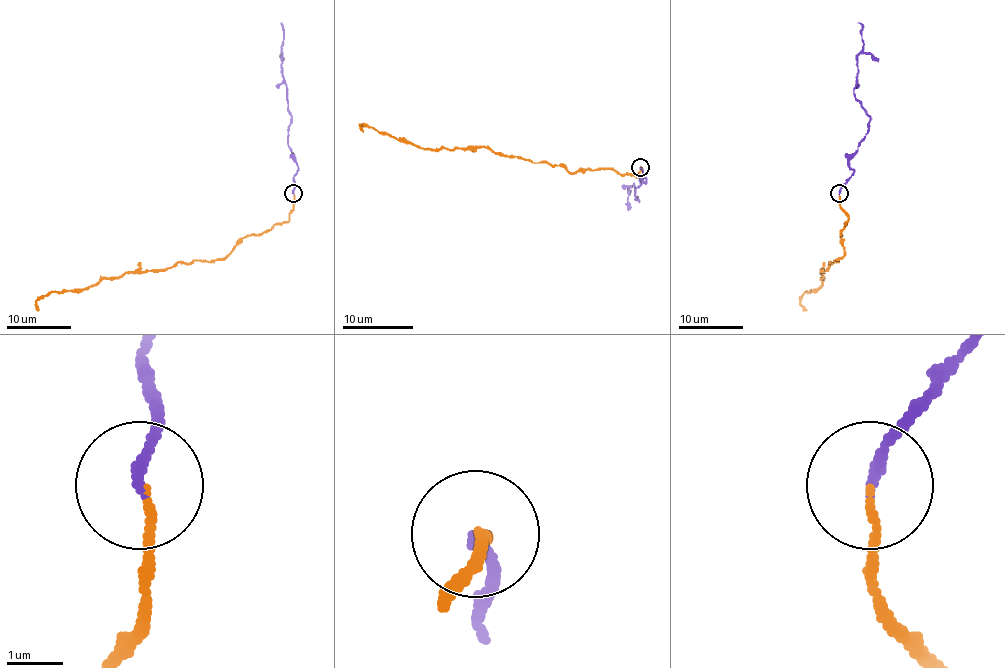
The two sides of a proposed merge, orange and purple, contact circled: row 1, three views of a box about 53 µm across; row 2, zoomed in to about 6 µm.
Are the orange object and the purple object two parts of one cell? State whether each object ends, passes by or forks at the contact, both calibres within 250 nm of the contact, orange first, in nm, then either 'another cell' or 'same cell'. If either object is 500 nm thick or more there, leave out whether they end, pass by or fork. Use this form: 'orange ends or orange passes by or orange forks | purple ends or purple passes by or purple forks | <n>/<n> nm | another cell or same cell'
orange ends | purple ends | 110/180 nm | another cell

